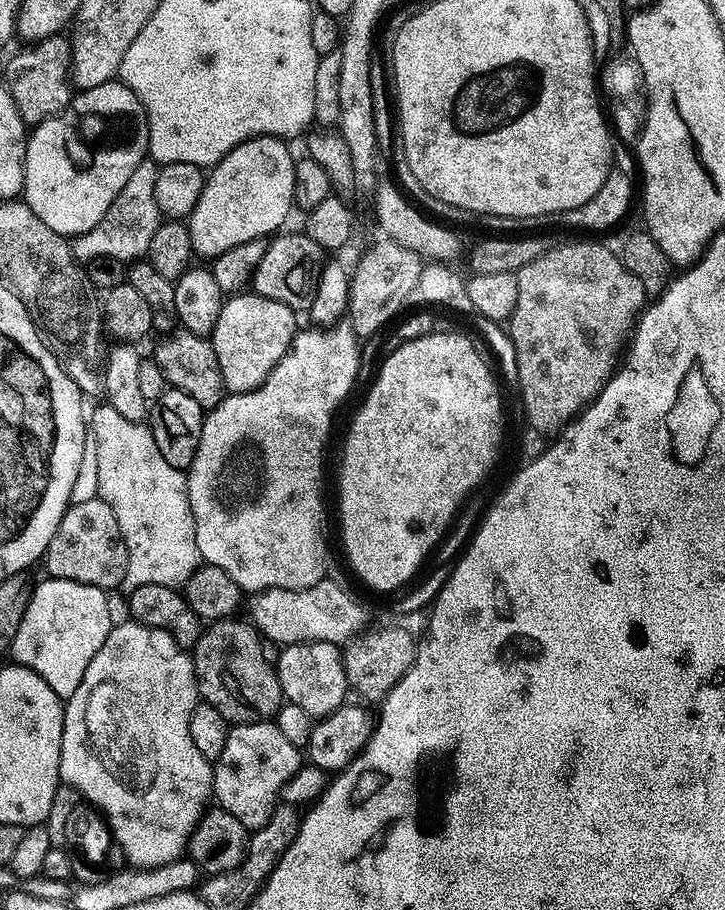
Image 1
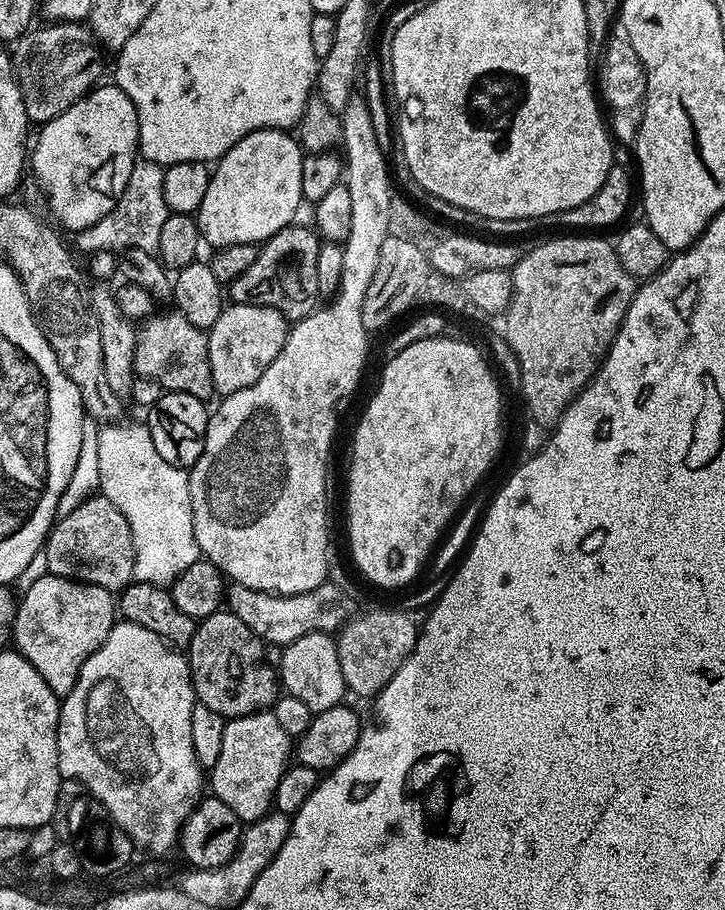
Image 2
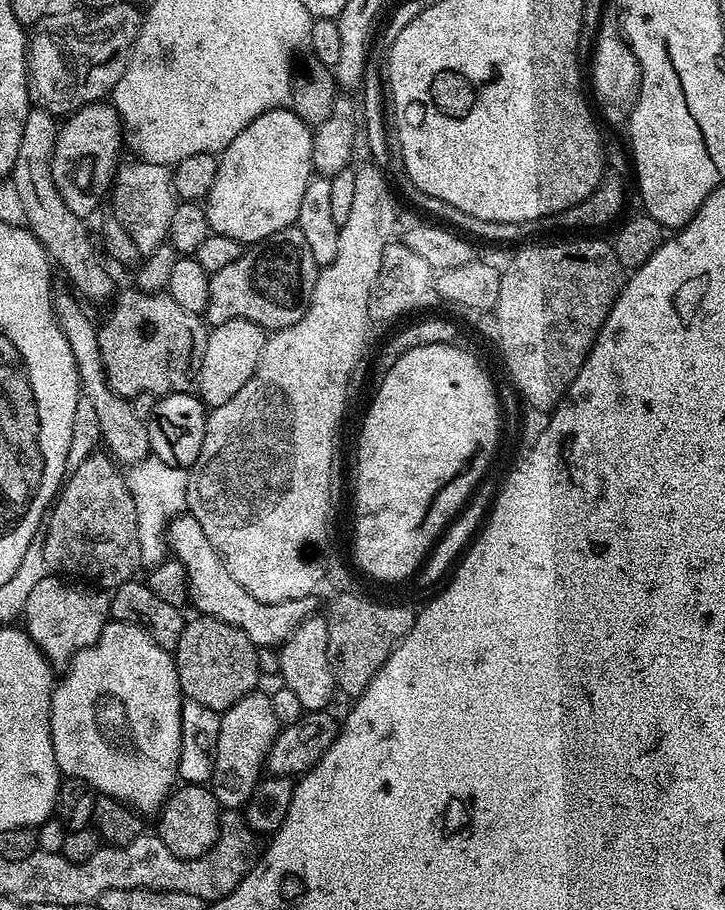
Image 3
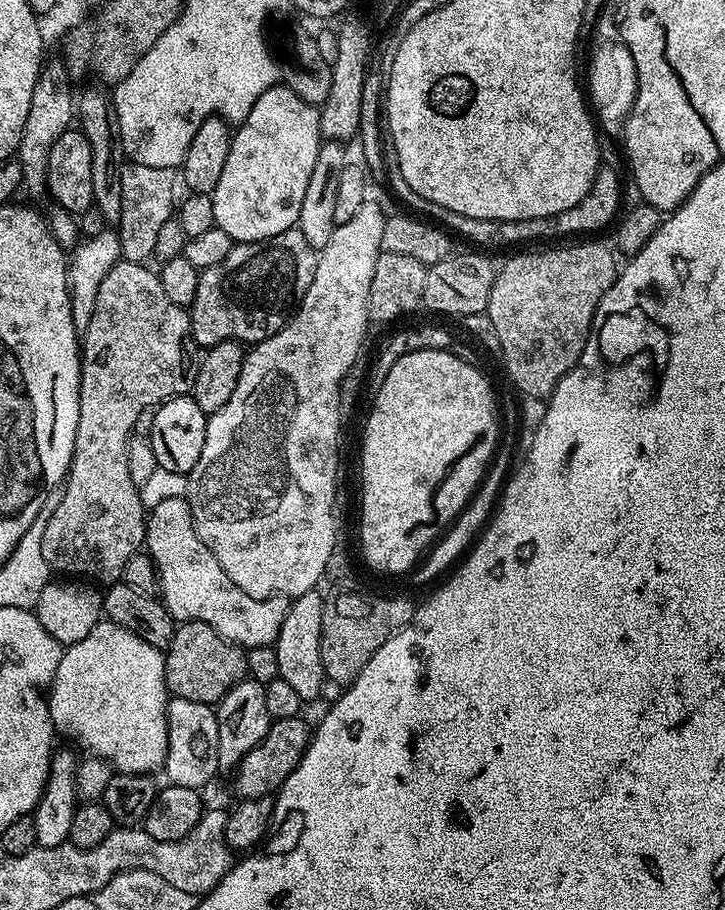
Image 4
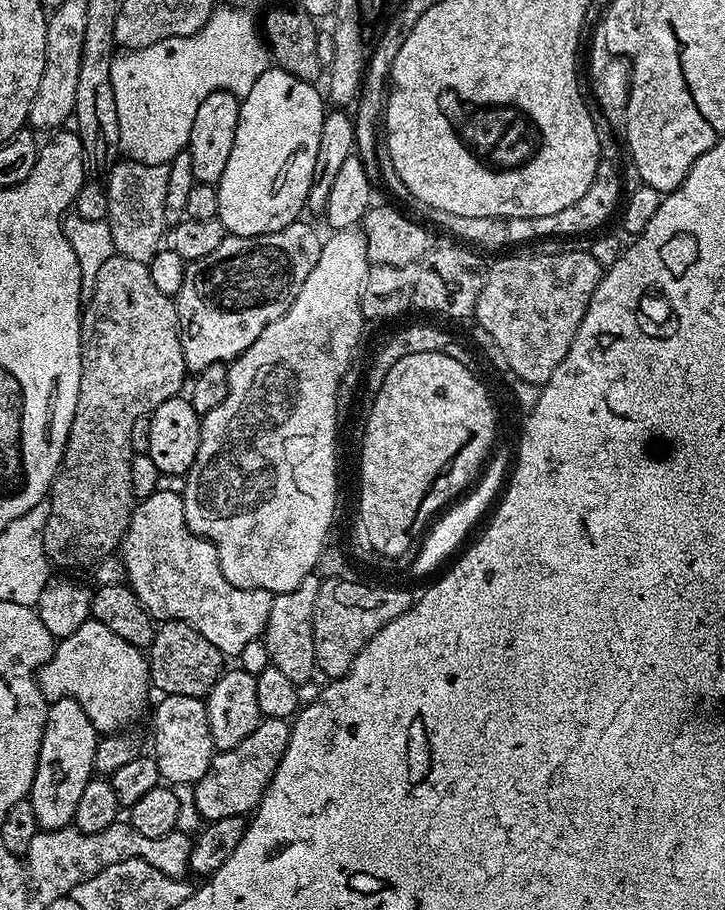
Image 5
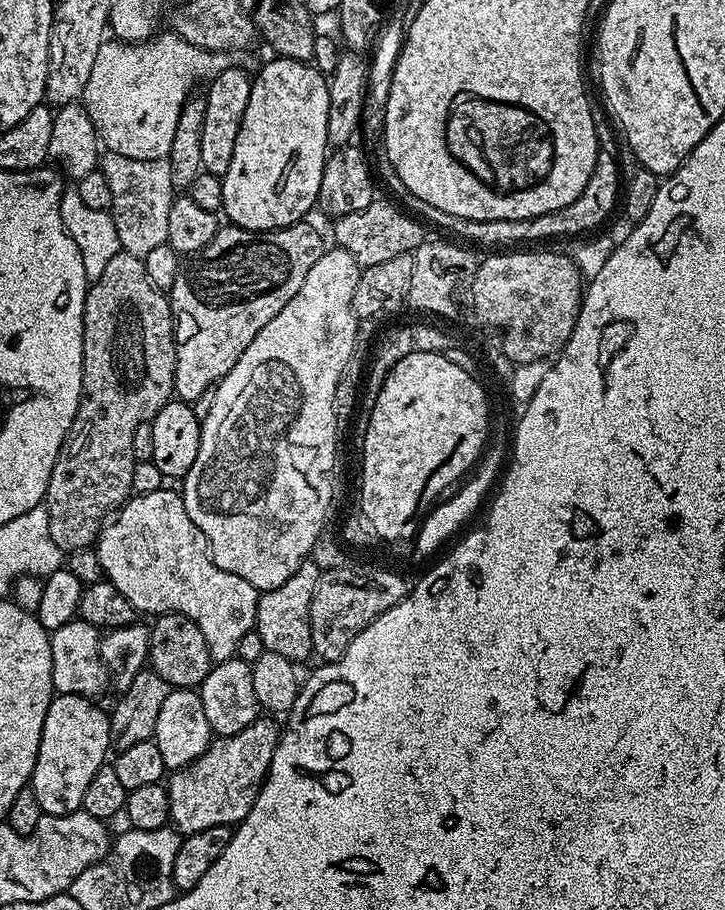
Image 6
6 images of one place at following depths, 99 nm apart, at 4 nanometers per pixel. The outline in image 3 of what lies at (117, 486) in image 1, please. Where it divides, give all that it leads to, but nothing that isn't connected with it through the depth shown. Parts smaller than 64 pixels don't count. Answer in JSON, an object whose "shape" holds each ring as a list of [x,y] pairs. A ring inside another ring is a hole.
{"shape":[[[149,455],[148,459],[127,469],[126,479],[134,498],[134,510],[138,514],[140,563],[144,566],[161,564],[170,552],[166,539],[168,523],[188,507],[188,472],[183,468],[166,466],[166,462],[157,456]]]}

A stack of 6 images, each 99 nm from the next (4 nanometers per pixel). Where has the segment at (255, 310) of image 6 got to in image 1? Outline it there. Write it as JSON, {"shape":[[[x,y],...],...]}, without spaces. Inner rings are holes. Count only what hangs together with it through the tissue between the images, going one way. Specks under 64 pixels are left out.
{"shape":[[[296,232],[289,236],[277,235],[269,243],[266,254],[262,254],[262,262],[258,262],[256,272],[252,275],[250,288],[257,296],[274,298],[293,310],[304,310],[316,293],[318,278],[326,263],[326,252],[318,246],[318,242]]]}

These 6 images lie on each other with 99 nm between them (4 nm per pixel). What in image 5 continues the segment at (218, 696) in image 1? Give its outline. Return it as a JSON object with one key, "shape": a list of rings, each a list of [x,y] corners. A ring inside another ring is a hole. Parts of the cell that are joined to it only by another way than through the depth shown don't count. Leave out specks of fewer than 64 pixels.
{"shape":[[[165,620],[159,625],[147,653],[151,683],[165,696],[207,697],[218,678],[226,671],[226,658],[218,646],[210,646],[194,626],[181,620]]]}

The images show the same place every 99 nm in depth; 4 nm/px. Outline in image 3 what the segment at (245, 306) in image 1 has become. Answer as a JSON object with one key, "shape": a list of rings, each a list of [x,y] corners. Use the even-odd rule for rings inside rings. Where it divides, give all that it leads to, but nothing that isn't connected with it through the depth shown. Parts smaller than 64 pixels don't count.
{"shape":[[[231,320],[225,324],[215,325],[208,332],[204,353],[200,355],[200,373],[196,376],[195,391],[209,409],[226,406],[226,402],[230,402],[230,398],[234,394],[238,394],[238,390],[242,390],[242,386],[246,386],[246,382],[250,382],[250,378],[256,373],[256,367],[260,365],[265,339],[265,329],[249,320]]]}

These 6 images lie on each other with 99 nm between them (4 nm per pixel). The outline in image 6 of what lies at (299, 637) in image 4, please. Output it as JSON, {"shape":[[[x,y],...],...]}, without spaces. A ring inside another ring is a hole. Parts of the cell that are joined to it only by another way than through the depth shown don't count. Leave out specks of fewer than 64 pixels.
{"shape":[[[311,558],[302,562],[282,586],[269,592],[260,592],[260,601],[256,611],[256,626],[254,631],[260,635],[265,652],[282,654],[282,658],[290,658],[301,662],[307,656],[313,655],[312,639],[310,638],[310,598],[314,598],[314,586],[318,586],[320,567]]]}

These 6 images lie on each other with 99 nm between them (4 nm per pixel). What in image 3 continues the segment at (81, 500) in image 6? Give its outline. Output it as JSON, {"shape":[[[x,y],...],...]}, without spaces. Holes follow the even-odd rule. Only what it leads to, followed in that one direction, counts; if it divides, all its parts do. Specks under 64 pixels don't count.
{"shape":[[[129,286],[125,292],[119,292],[111,301],[112,309],[104,325],[101,323],[98,328],[102,366],[113,392],[121,398],[133,398],[147,392],[157,398],[171,396],[174,392],[192,392],[196,387],[196,376],[200,373],[200,355],[208,341],[205,321],[197,313],[182,310],[182,306],[163,291],[142,292]],[[100,452],[86,457],[76,469],[71,469],[66,483],[51,505],[50,515],[42,532],[42,543],[49,573],[59,574],[64,578],[75,578],[100,590],[115,590],[119,584],[133,579],[137,575],[136,568],[141,567],[138,514],[134,510],[134,498],[130,494],[127,479],[122,475],[121,469],[111,455]]]}

